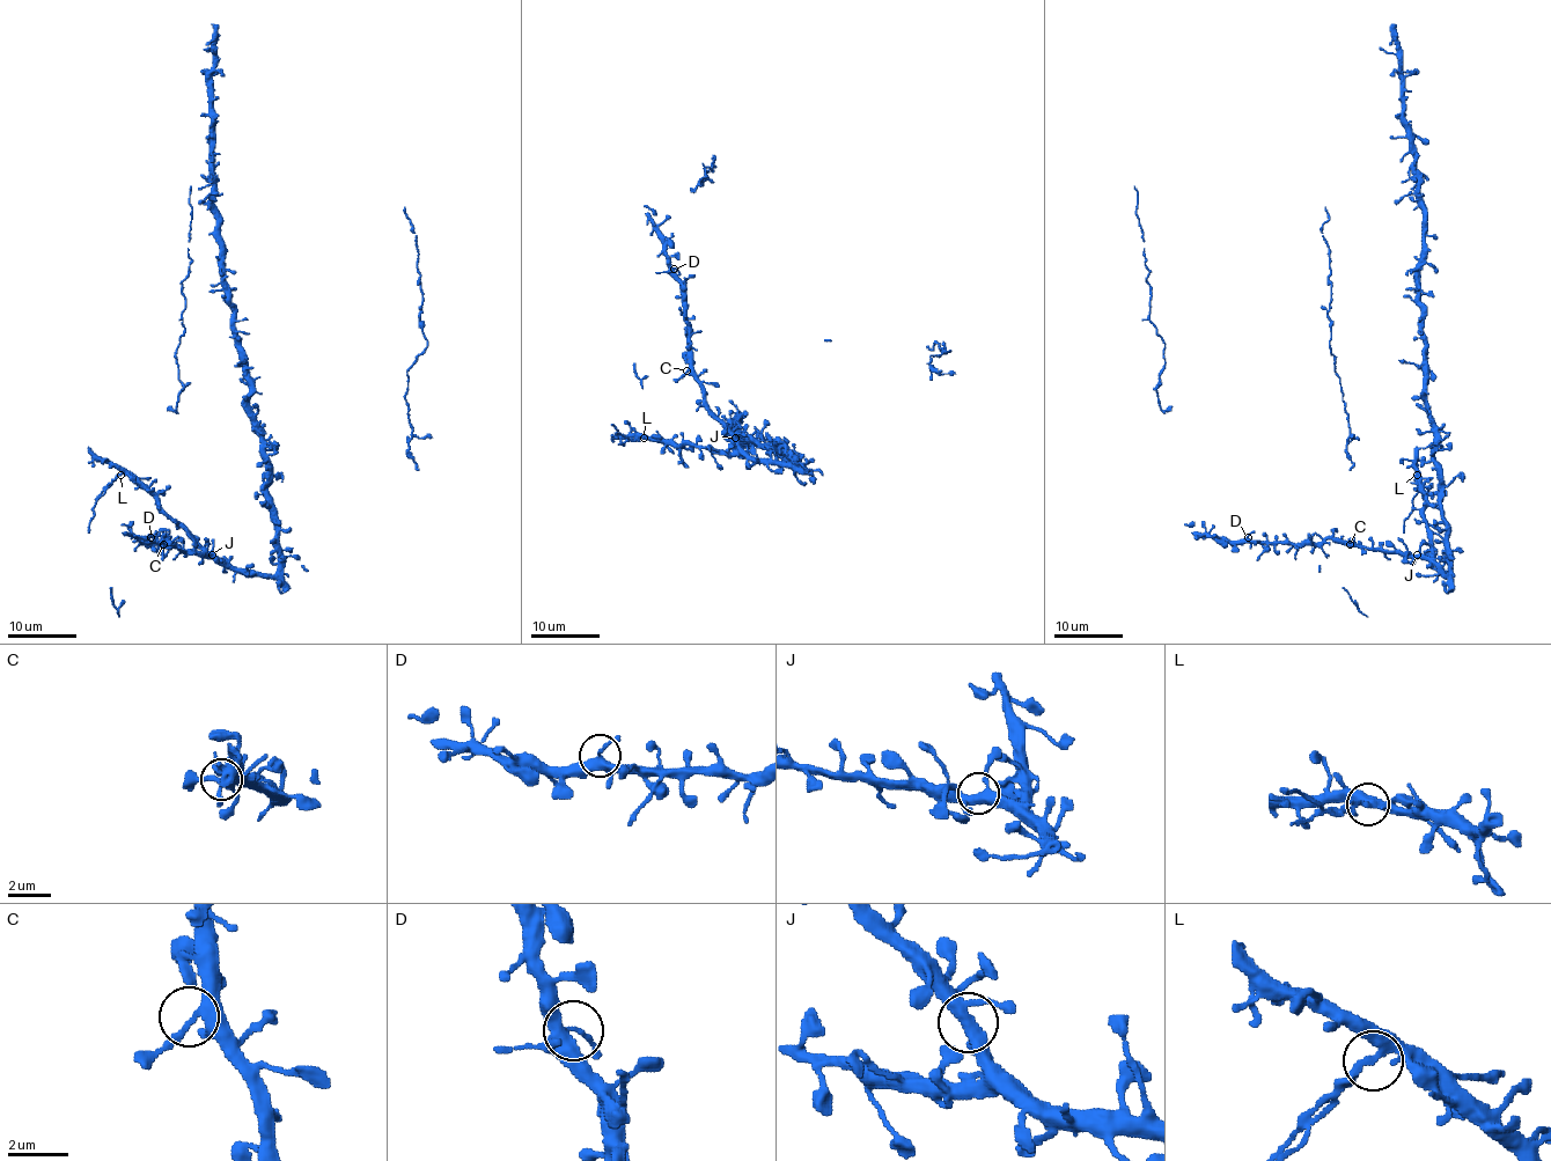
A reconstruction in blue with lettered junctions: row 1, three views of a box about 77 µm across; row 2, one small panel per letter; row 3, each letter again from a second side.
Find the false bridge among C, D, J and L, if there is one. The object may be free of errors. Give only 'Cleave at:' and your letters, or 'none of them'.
Cleave at: L

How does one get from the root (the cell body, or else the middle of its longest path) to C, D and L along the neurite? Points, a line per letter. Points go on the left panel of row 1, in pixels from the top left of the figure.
C: (215, 558), (163, 544)
D: (215, 558), (177, 548), (168, 539), (163, 544), (153, 543), (151, 537)
L: (215, 558), (130, 475), (119, 475)

